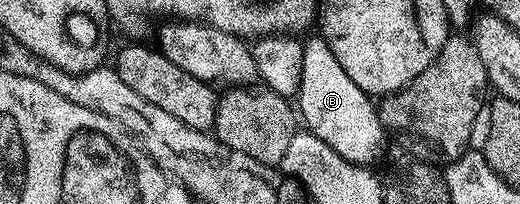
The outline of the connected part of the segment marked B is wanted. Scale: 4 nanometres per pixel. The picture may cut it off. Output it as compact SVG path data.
M321 35L313 36L311 40L304 41L303 82L299 93L300 119L308 131L314 132L319 139L327 142L327 146L331 146L331 150L352 164L376 165L376 160L381 156L381 147L387 141L378 105L368 92L347 78L347 70L339 66L339 58L331 54L331 46L327 46Z

